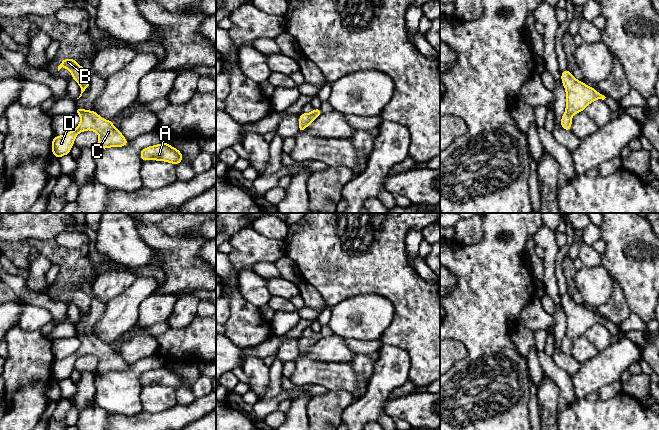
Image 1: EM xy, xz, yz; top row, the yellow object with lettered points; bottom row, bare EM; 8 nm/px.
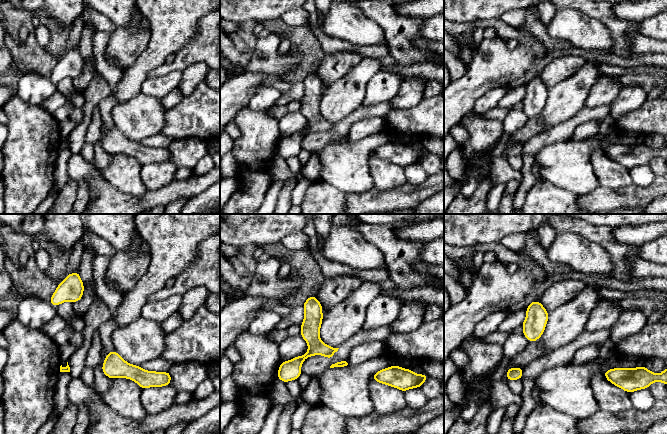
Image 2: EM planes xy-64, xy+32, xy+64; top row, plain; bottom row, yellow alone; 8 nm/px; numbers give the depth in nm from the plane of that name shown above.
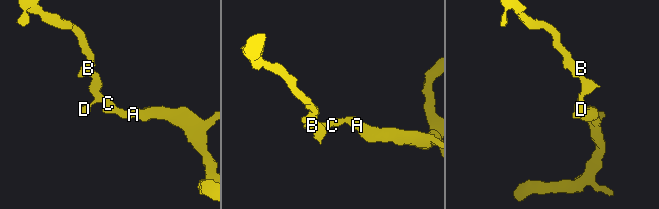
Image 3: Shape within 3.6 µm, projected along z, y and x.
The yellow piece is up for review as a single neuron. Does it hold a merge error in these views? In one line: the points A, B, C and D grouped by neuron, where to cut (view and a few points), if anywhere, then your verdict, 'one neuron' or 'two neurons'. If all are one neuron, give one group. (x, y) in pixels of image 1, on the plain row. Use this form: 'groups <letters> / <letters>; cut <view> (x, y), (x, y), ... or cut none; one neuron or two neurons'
groups A B C D; cut none; one neuron

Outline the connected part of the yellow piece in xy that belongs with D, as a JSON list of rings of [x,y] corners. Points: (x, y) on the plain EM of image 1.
[[[77,330],[76,338],[81,341],[79,349],[64,359],[55,360],[52,364],[52,378],[56,382],[70,378],[76,360],[86,354],[92,354],[99,359],[97,371],[100,373],[124,371],[129,367],[120,354],[113,350],[112,344],[103,343],[95,334],[87,335]]]

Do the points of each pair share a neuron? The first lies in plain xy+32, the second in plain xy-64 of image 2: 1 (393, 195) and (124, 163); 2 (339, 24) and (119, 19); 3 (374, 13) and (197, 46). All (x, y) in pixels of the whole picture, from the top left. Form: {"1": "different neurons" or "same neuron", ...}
{"1": "different neurons", "2": "same neuron", "3": "same neuron"}

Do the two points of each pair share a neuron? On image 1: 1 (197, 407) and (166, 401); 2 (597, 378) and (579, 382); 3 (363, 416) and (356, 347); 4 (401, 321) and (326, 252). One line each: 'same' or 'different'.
1: different
2: same
3: different
4: same

